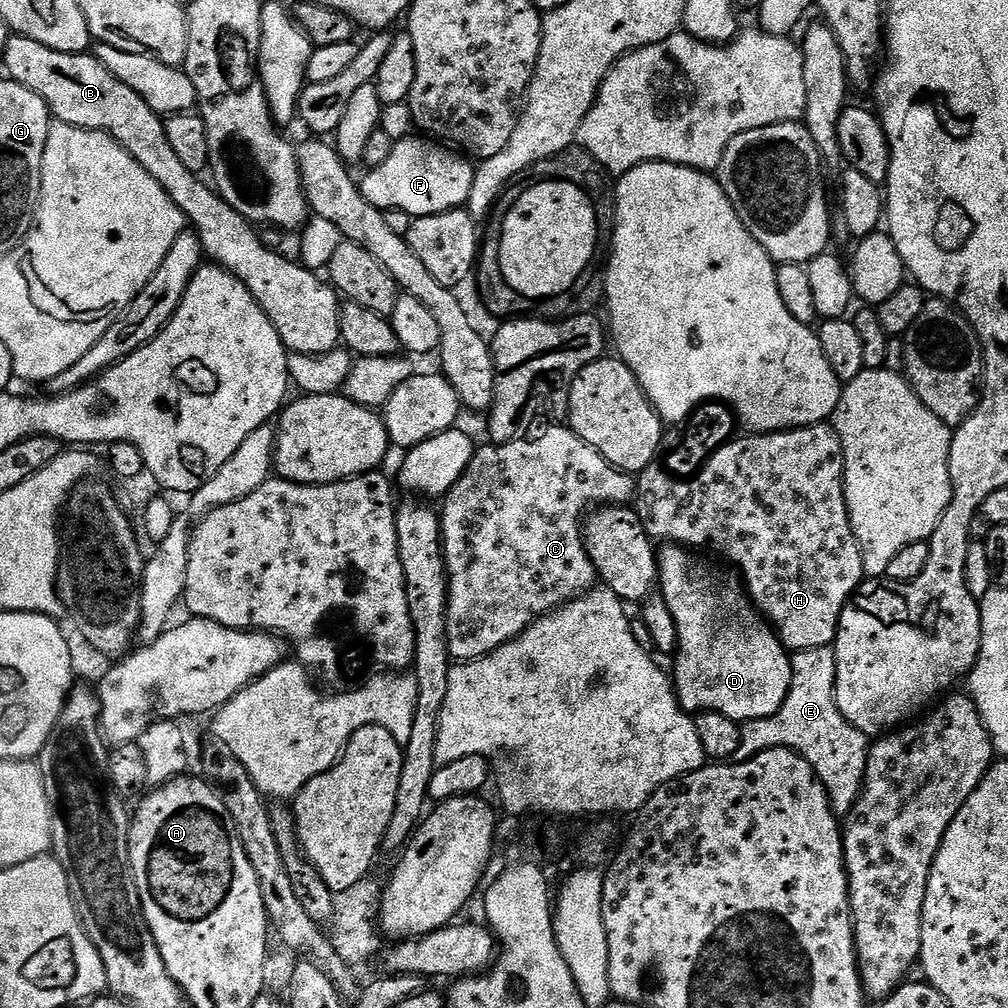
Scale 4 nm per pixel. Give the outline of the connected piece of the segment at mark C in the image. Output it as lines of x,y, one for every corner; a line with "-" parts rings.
552,422
547,426
549,428
542,429
537,436
532,436
529,440
517,438
509,444
488,442
485,443
485,448
477,447
462,478
458,478
448,495
443,497
444,512
442,508
439,513
440,535
444,545
444,564
448,567
448,652
453,661
480,660
486,654
498,650
503,644
509,644
516,636
521,636
541,616
547,616
555,612
561,604
568,604
591,592
598,577
584,545
582,521
586,513
597,506
624,506
636,495
636,480
629,473
622,472
610,462
606,462
606,458
602,458
598,450
594,450
589,444
582,442
582,438
575,436
571,427
560,422

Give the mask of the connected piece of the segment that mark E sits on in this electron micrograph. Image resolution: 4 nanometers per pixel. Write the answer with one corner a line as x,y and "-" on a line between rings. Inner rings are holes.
811,648
792,656
792,685
786,702
772,716
749,720
741,727
736,760
752,760
771,748
788,748
796,752
814,770
822,782
832,811
837,817
847,817
856,804
864,785
869,737
859,732
838,710
836,701
836,649

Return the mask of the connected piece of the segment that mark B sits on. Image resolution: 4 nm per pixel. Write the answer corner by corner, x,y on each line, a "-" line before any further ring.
12,34
2,60
8,71
5,73
41,96
59,123
88,128
92,132
107,132
164,187
168,197
182,210
191,231
199,237
205,257
239,278
246,290
250,290
266,318
270,318
274,330
278,330
278,338
282,338
289,353
324,356
341,343
342,300
331,283
320,281
316,277
319,275
303,263
287,260
274,249
267,248
249,220
229,206
219,192
207,183
204,185
197,173
186,170
170,147
160,113
150,110
130,86
118,82
95,55
50,50
50,46
42,46
42,42

